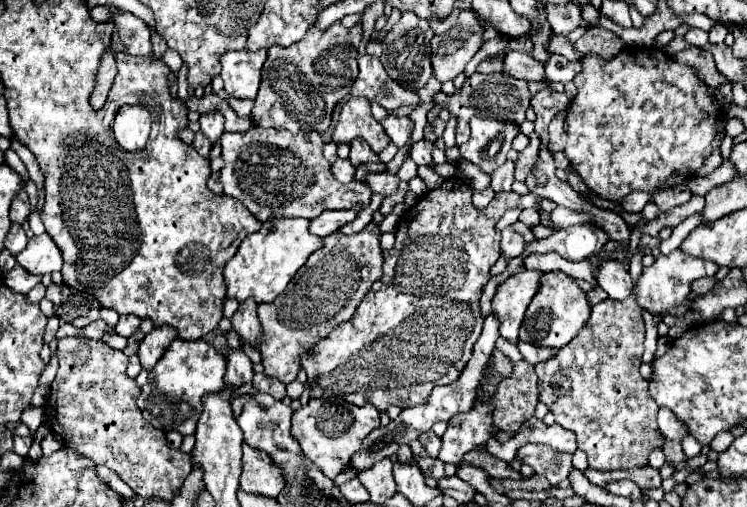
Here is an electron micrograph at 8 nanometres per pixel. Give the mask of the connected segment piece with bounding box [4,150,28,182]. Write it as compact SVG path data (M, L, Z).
M6 150L6 152L4 152L4 162L6 162L6 164L10 164L14 170L20 170L20 172L22 172L22 176L24 176L24 182L28 182L26 166L24 166L24 162L16 156L16 152L14 152L14 150Z

